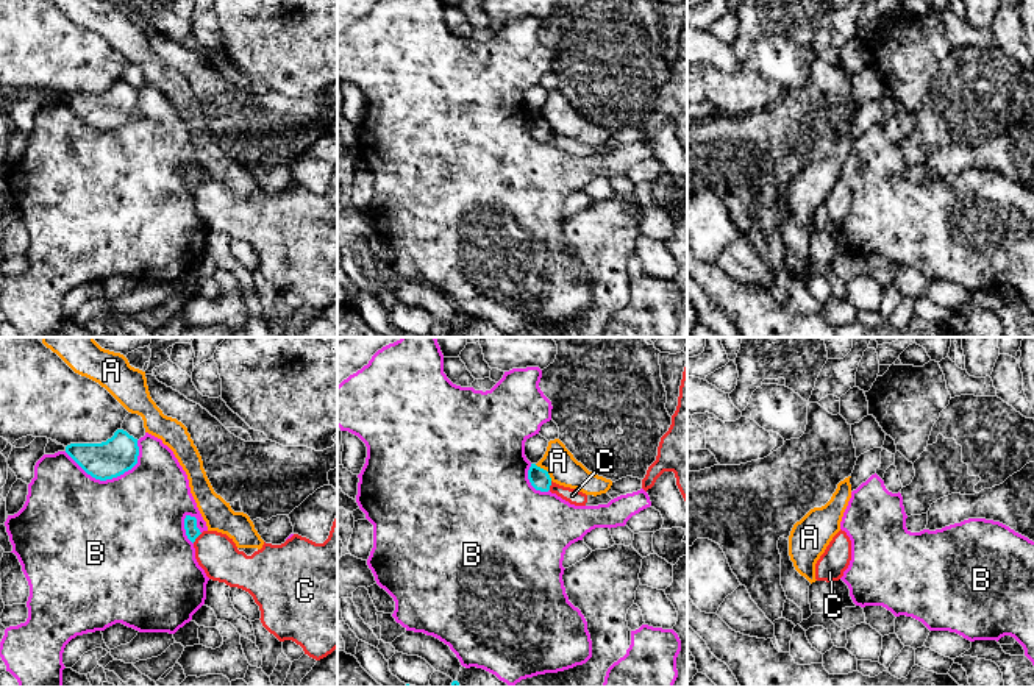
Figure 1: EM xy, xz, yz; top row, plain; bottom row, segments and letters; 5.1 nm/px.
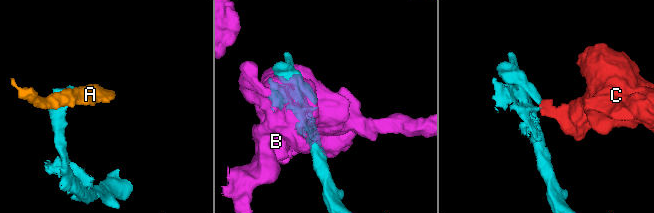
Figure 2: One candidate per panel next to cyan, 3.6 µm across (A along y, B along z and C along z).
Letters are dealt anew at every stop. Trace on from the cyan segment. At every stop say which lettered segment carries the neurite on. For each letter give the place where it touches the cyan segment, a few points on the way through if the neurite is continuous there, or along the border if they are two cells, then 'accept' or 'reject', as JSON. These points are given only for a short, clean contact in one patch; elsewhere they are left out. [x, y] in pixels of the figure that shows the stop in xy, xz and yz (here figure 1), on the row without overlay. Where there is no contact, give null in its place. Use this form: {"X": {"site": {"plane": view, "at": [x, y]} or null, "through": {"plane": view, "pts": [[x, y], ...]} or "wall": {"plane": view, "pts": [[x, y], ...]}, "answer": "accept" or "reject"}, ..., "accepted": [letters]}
{"A": {"site": {"plane": "xz", "at": [545, 121]}, "answer": "reject"}, "B": {"site": {"plane": "xy", "at": [108, 128]}, "answer": "reject"}, "C": {"site": {"plane": "xy", "at": [197, 186]}, "wall": {"plane": "xy", "pts": [[202, 183], [192, 192]]}, "answer": "reject"}, "accepted": []}

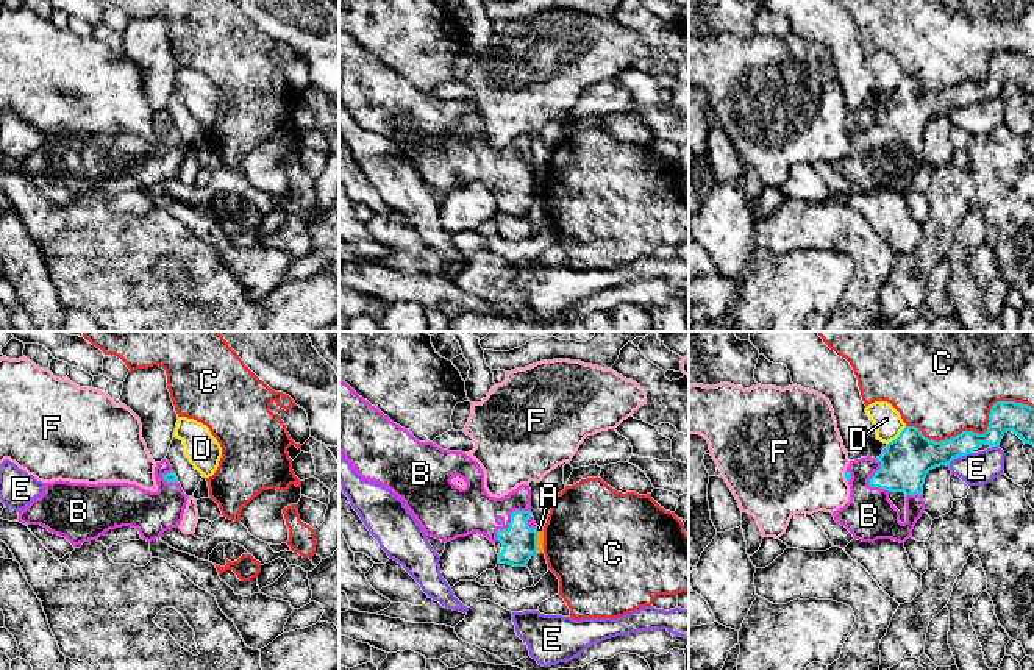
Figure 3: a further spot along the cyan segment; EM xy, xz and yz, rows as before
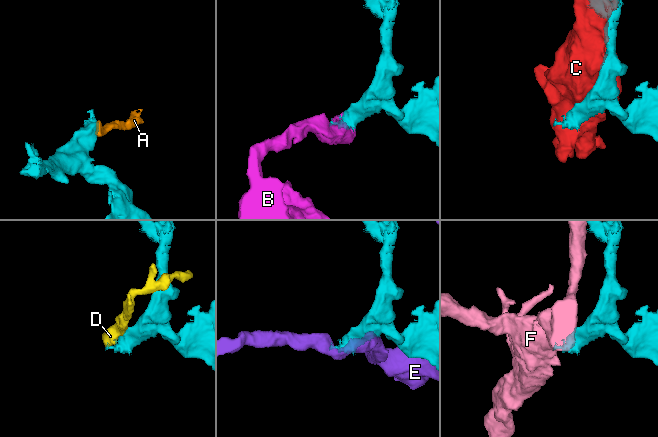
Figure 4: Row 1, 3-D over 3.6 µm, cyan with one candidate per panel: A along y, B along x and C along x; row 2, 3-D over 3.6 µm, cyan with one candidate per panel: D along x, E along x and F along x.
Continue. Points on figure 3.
{"A": {"site": {"plane": "xz", "at": [536, 189]}, "wall": {"plane": "xz", "pts": [[536, 177], [538, 200]]}, "answer": "reject"}, "B": {"site": {"plane": "xz", "at": [511, 171]}, "answer": "accept"}, "C": {"site": {"plane": "yz", "at": [976, 83]}, "answer": "reject"}, "D": {"site": {"plane": "yz", "at": [898, 86]}, "wall": {"plane": "yz", "pts": [[906, 77], [887, 94]]}, "answer": "reject"}, "E": {"site": {"plane": "yz", "at": [959, 106]}, "wall": {"plane": "yz", "pts": [[972, 102], [956, 106], [947, 116]]}, "answer": "reject"}, "F": {"site": {"plane": "yz", "at": [845, 127]}, "answer": "reject"}, "accepted": ["B"]}

